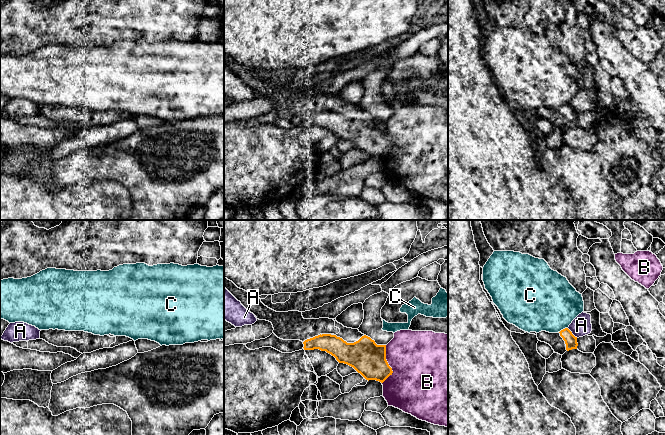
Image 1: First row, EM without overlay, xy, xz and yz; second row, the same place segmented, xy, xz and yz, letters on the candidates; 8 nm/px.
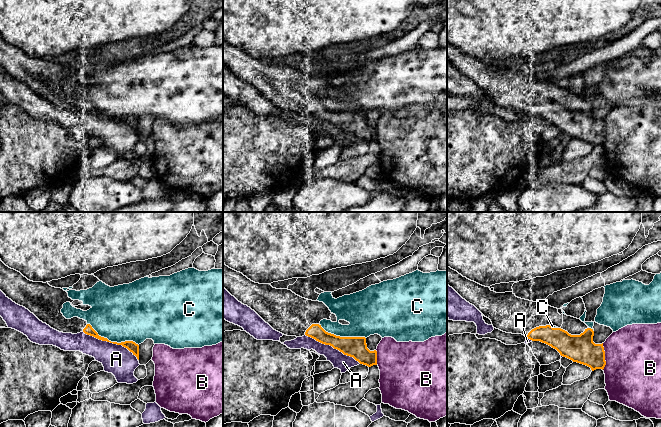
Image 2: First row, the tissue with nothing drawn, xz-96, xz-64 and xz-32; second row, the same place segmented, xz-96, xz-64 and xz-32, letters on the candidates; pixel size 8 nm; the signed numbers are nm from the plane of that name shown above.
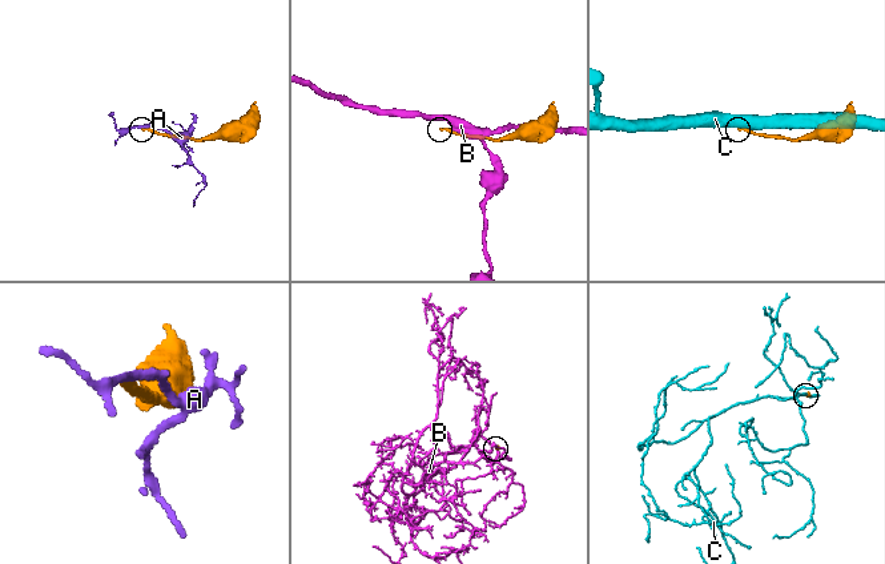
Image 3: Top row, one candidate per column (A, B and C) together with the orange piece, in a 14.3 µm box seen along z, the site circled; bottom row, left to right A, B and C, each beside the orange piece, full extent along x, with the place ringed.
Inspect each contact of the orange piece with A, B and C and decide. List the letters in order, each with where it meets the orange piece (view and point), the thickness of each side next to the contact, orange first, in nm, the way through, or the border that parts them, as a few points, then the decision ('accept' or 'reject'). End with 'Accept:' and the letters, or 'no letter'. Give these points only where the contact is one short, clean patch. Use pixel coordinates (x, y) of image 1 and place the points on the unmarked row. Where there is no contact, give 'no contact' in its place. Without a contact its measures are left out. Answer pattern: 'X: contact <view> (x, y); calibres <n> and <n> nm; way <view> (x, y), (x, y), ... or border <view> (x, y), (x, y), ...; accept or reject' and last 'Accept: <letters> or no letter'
A: contact yz (571, 109); calibres 100 and 160 nm; reject
B: contact xz (388, 140); calibres 280 and 460 nm; reject
C: contact yz (563, 105); calibres 100 and 460 nm; reject
Accept: no letter

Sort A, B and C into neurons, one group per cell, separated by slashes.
A / B / C

